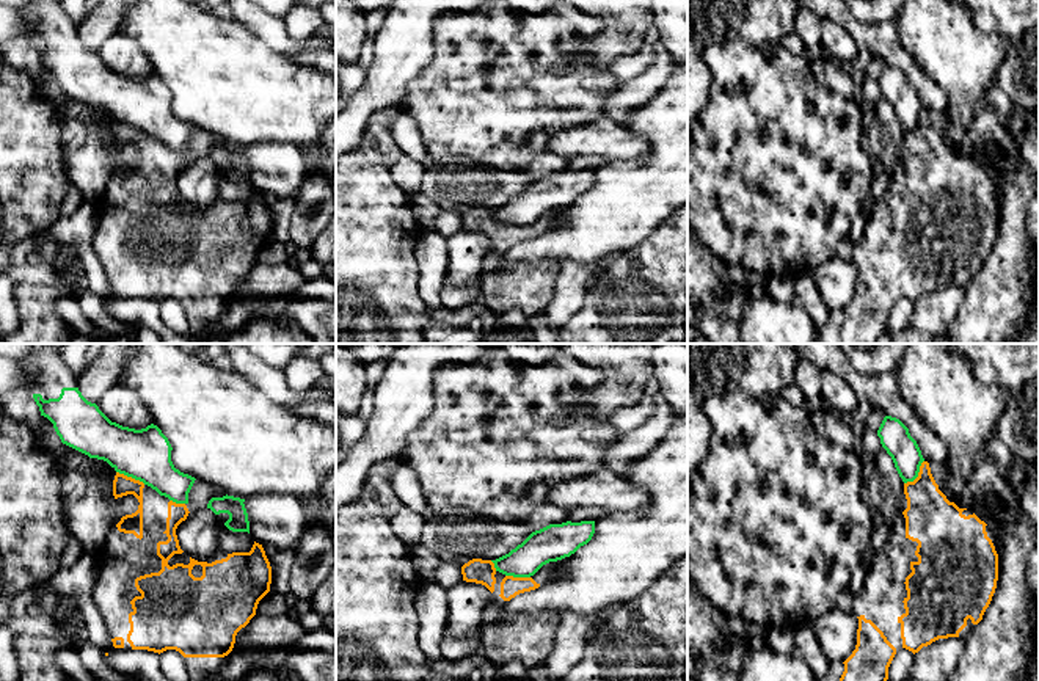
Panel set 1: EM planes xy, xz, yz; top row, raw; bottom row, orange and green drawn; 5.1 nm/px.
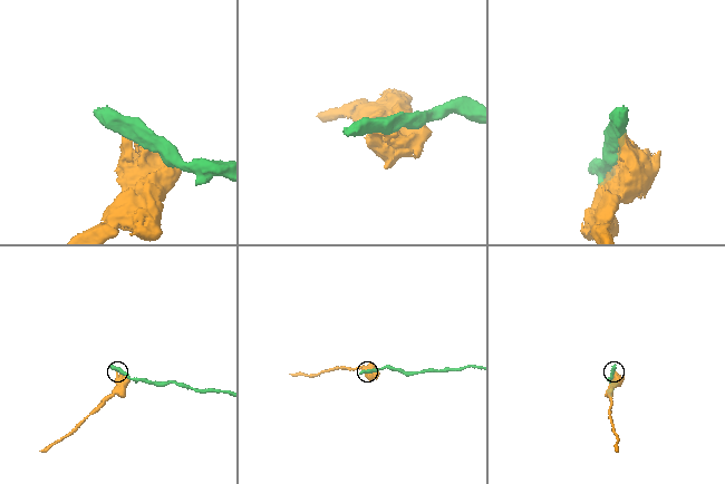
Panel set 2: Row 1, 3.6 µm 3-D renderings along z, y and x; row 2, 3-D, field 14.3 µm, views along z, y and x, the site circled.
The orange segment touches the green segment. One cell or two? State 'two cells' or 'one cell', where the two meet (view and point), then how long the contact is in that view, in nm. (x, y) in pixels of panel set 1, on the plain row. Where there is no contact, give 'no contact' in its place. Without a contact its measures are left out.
two cells | yz (918, 123) | 160 nm

